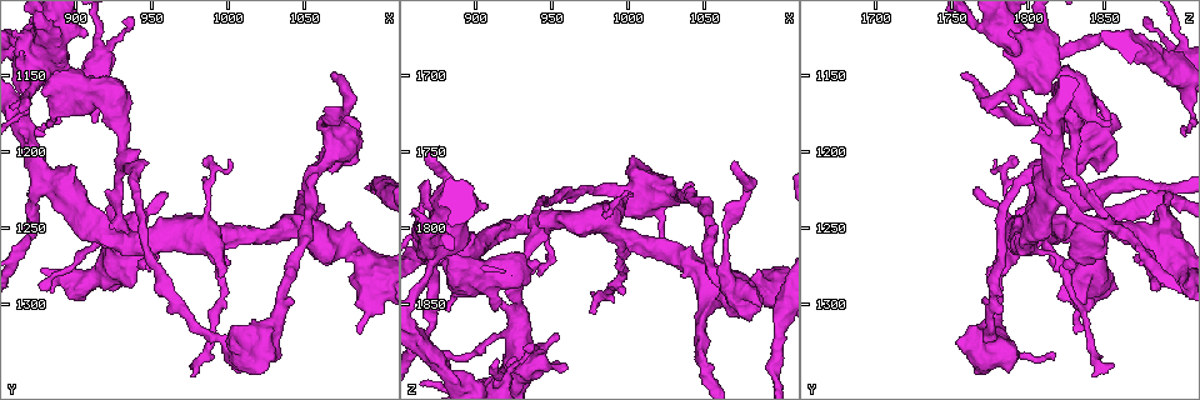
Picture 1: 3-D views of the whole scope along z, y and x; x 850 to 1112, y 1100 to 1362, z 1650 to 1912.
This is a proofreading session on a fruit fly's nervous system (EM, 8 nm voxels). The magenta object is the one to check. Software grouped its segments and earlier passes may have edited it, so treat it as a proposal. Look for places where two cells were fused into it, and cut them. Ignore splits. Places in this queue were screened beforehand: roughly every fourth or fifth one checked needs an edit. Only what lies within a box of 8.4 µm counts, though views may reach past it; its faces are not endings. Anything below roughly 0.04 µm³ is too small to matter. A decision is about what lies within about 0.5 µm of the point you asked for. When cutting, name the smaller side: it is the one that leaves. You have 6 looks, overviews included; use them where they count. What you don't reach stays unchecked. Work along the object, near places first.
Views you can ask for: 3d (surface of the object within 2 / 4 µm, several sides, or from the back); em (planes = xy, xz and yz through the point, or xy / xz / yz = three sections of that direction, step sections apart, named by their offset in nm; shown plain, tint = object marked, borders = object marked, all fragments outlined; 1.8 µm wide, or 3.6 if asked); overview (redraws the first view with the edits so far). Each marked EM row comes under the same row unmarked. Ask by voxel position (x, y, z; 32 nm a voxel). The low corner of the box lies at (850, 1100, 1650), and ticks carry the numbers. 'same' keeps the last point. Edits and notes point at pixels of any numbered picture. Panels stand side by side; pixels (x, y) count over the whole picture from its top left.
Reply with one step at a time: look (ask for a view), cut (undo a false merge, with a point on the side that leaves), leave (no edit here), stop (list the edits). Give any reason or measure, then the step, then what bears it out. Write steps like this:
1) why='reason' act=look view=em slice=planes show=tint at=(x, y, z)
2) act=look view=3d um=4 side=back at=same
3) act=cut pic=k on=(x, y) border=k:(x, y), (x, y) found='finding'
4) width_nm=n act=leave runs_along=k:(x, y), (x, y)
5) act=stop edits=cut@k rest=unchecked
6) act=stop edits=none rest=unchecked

why='two arms in line, one across' act=look view=3d um=2 at=(1070, 1200, 1834)

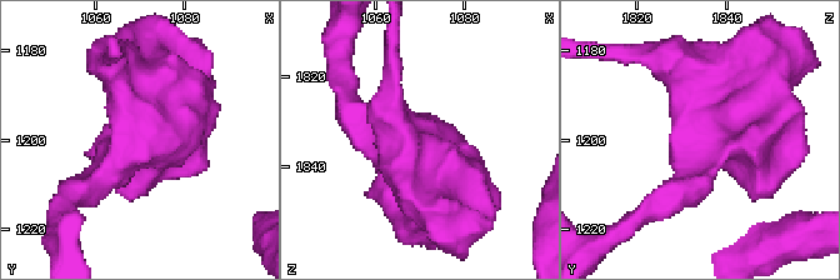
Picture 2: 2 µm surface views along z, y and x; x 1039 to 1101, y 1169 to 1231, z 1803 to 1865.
why='shape alone is not enough' act=look view=em slice=planes show=tint at=(1070, 1199, 1836)

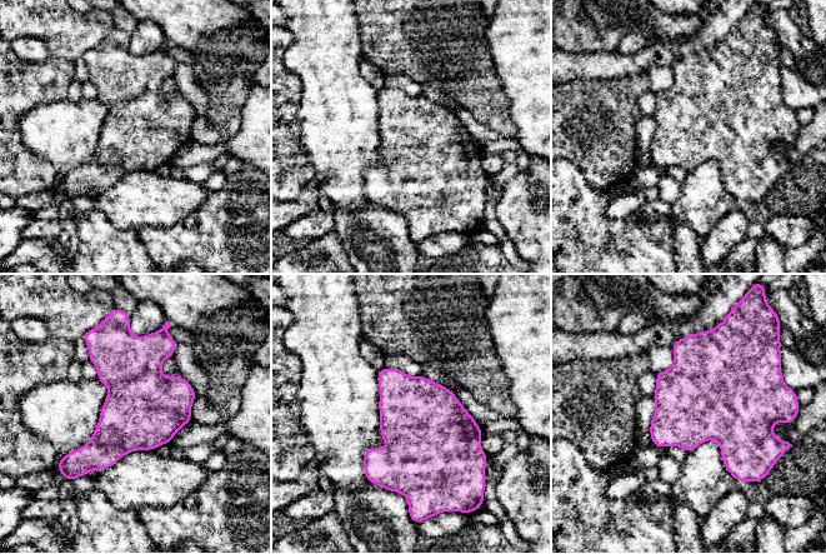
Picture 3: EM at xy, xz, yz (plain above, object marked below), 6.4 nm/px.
act=leave found='continuous, no second cell'

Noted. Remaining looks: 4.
why='three-way junction' act=look view=3d um=4 side=back at=(992, 1254, 1800)

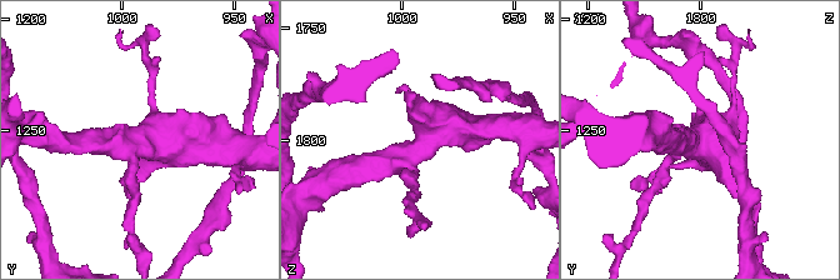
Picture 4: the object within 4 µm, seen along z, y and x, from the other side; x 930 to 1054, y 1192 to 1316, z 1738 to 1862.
why='shape alone is not enough' act=look view=em um=3.6 slice=xz step=4 show=tint at=(991, 1254, 1803)

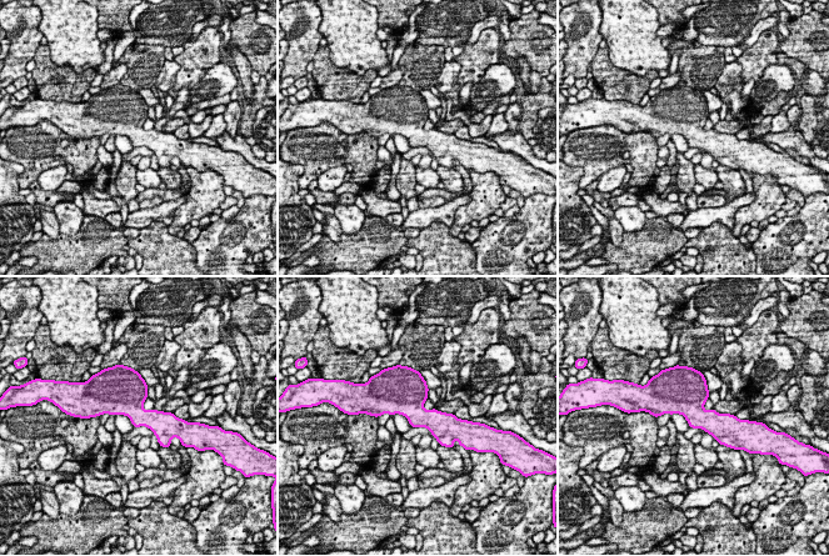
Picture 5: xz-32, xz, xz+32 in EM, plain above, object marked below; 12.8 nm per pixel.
width_nm=300 act=leave found='continuous, no second cell'

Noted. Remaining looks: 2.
why='arms part here' act=look view=3d um=2 at=(882, 1216, 1818)

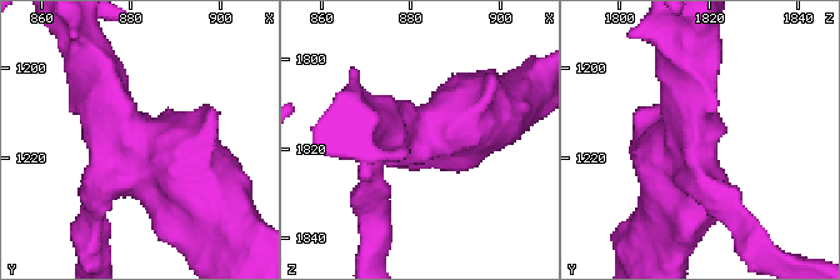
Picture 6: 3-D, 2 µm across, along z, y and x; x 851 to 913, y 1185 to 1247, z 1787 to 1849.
arms=3 arm_widths_nm=200,320,500 act=look view=em slice=planes show=tint at=(881, 1215, 1816)

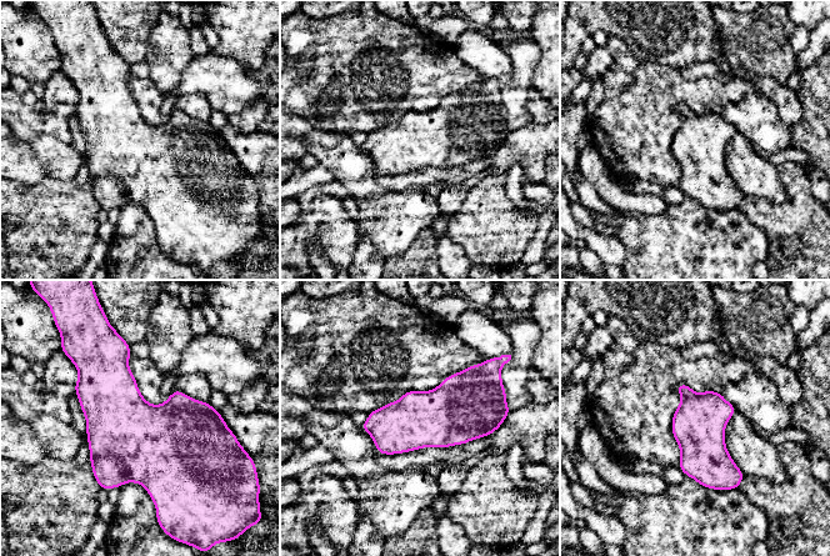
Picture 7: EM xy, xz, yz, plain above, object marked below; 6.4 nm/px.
act=leave found='continuous, no second cell'

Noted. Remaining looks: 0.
act=stop edits=none rest=unchecked

